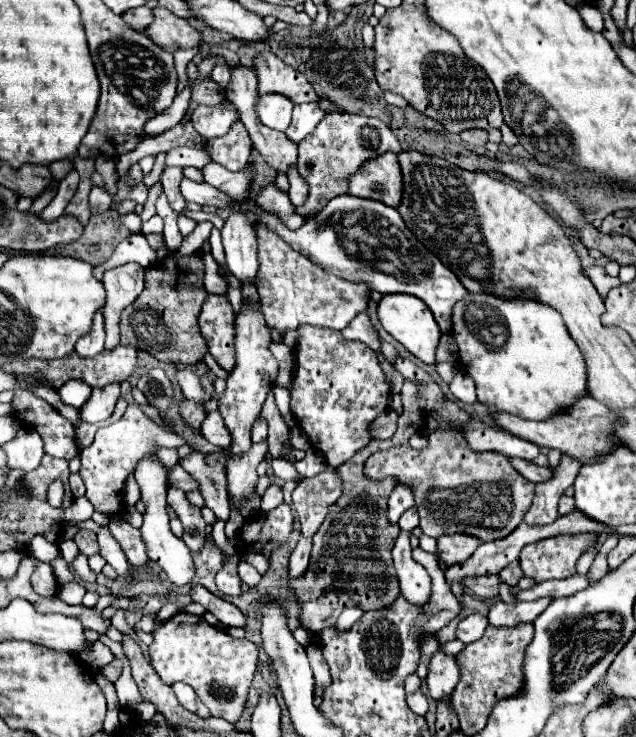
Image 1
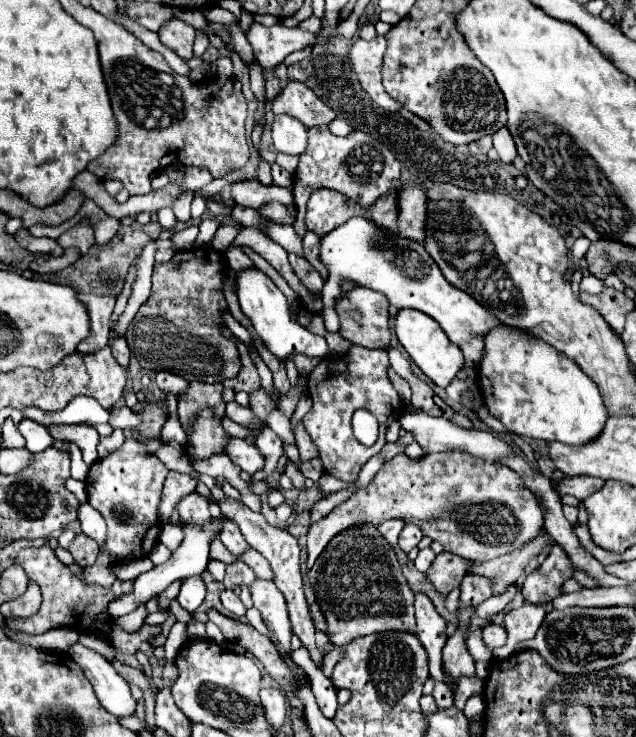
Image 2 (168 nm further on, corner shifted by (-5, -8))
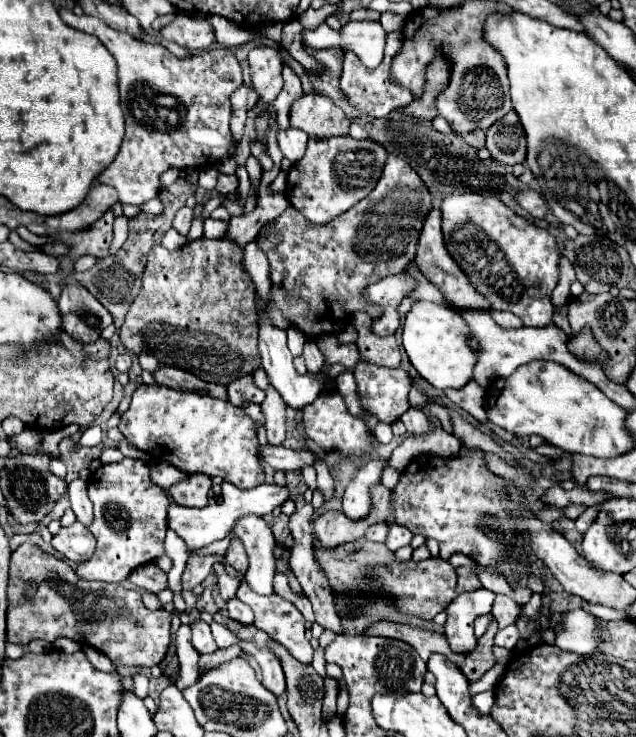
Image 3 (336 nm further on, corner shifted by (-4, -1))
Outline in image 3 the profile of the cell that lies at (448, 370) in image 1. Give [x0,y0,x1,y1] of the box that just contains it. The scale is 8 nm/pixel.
[445,381,487,421]

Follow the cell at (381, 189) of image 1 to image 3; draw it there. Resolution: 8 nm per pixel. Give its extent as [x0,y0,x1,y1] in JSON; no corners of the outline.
[417,209,491,311]

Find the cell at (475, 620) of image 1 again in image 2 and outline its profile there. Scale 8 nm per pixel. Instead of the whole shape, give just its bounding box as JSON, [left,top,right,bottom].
[480,624,506,650]

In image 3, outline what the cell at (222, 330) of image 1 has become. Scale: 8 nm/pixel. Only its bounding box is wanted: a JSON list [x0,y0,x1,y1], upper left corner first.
[227,375,265,407]

